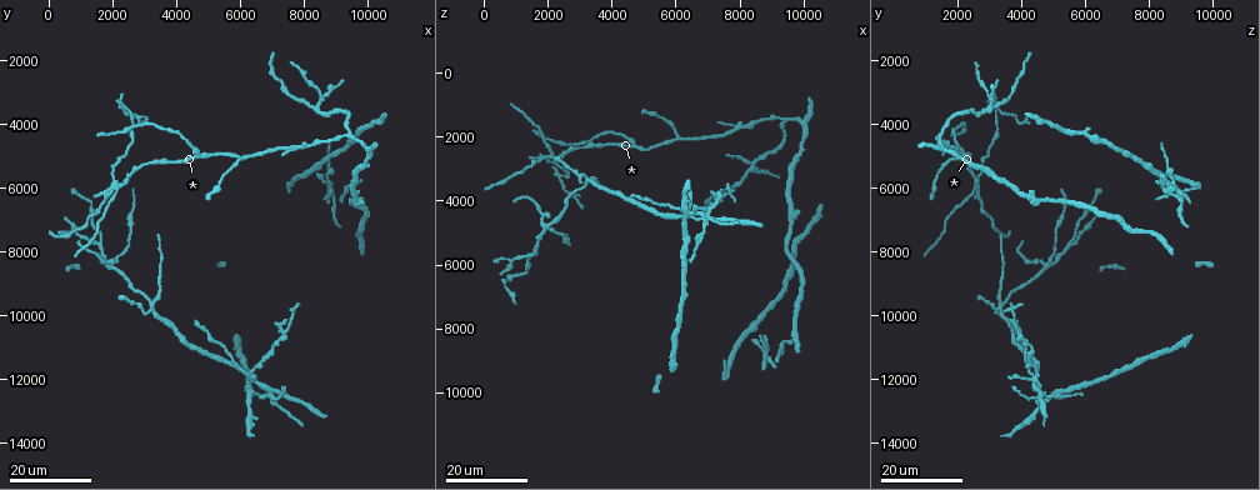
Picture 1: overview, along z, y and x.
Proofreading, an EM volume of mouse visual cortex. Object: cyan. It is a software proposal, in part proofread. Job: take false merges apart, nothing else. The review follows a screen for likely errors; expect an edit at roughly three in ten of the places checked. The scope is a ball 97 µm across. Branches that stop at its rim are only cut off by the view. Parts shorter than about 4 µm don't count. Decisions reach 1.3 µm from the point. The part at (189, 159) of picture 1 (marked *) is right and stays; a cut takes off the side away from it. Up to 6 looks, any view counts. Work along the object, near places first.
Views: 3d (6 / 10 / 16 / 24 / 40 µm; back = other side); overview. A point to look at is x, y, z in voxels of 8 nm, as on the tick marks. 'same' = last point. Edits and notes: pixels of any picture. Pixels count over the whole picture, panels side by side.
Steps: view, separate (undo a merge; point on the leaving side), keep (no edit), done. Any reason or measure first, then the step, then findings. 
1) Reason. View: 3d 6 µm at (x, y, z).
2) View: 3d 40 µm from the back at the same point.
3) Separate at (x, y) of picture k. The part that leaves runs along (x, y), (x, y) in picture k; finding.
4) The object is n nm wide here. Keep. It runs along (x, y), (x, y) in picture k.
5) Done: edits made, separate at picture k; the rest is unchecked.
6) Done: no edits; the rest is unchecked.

View: 3d 24 µm at (4700, 5000, 2200).

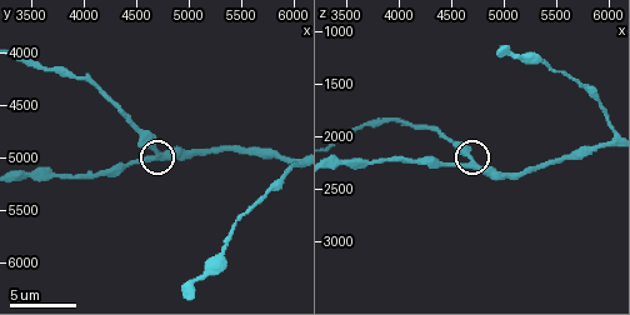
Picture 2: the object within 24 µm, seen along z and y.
View: 3d 10 µm at (4680, 4960, 2240).

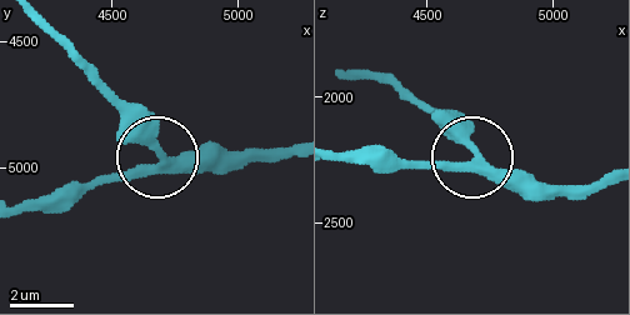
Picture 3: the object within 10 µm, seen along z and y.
3 arms meet here. Keep. It runs along (404, 165), (471, 159), (413, 95) in picture 3; all the same neuron.

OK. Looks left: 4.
View: 3d 24 µm at (3200, 9700, 3200).

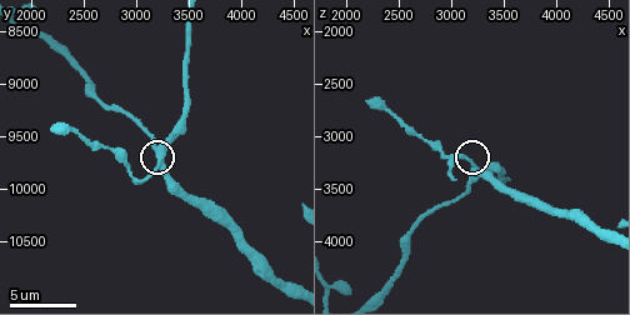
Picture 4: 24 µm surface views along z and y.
View: 3d 10 µm at (3220, 9780, 3280).

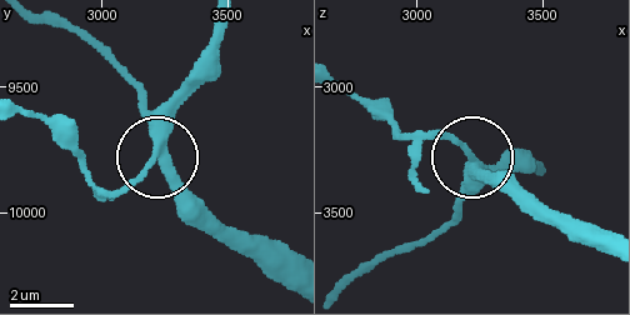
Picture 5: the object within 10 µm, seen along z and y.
Keep. One neuron here.

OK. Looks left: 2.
Four-way junction. View: 3d 16 µm at (1900, 8400, 4800).

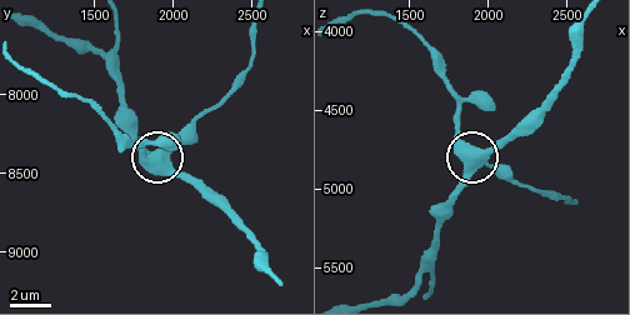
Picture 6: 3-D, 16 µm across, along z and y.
Zoom in. View: 3d 6 µm at (1940, 8400, 4840).

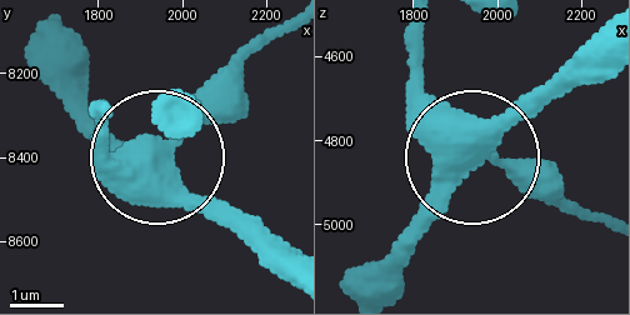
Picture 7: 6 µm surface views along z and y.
4 arms meet here. Keep. Continuous, no second neuron.

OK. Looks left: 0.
Done: no edits; the rest is unchecked.

